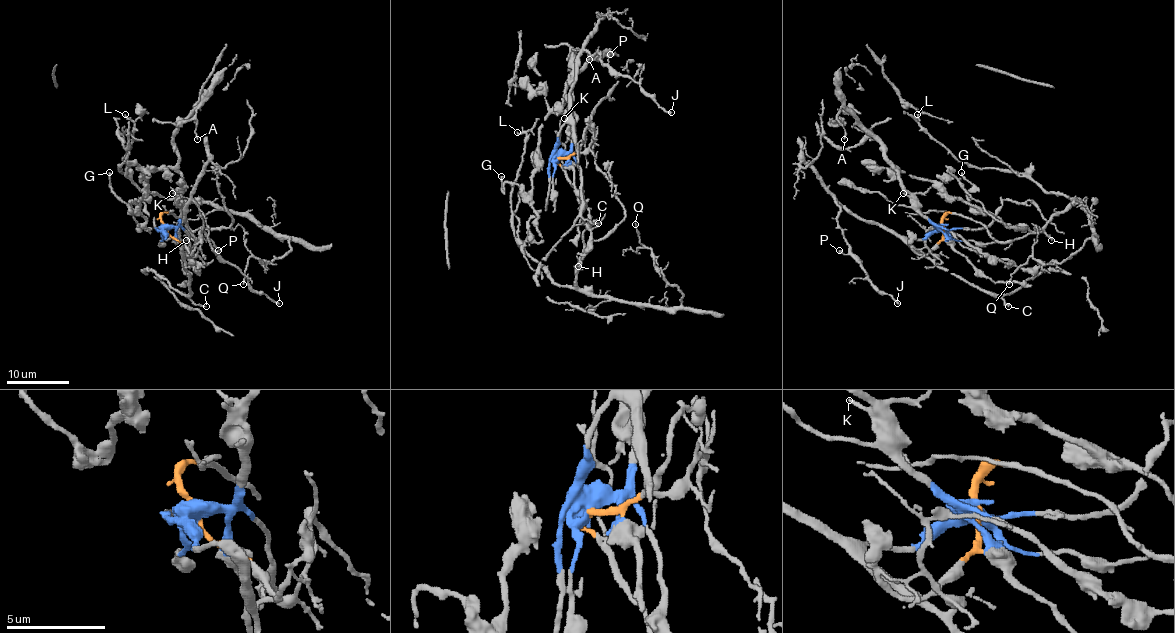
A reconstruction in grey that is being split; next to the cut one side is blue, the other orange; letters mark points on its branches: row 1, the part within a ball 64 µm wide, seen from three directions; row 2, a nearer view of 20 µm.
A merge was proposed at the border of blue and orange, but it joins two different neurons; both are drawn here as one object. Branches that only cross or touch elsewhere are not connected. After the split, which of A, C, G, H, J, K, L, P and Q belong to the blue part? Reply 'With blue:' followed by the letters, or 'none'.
With blue: A, C, G, J, K, P

